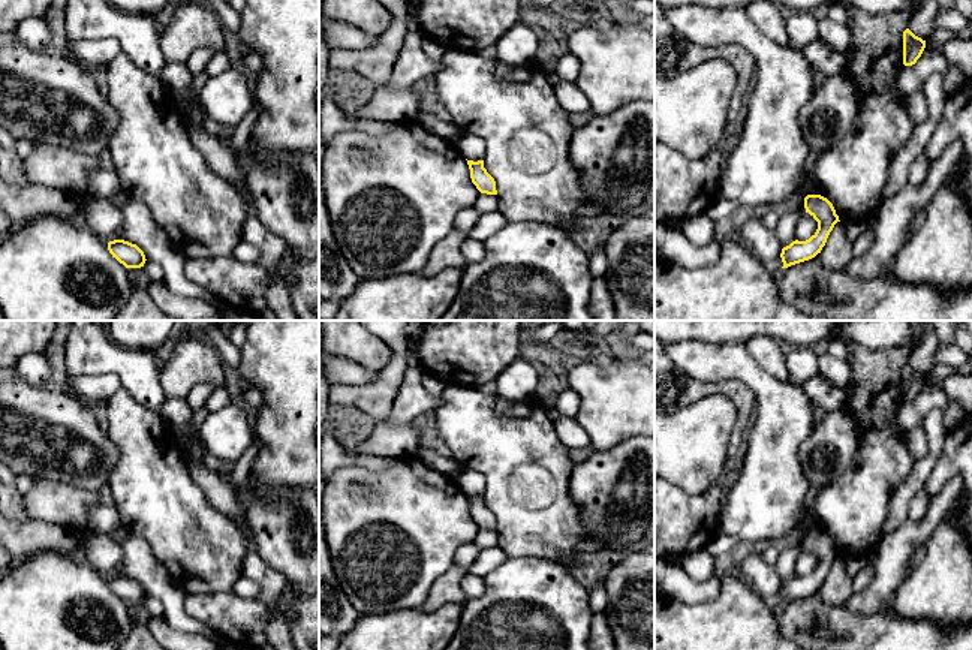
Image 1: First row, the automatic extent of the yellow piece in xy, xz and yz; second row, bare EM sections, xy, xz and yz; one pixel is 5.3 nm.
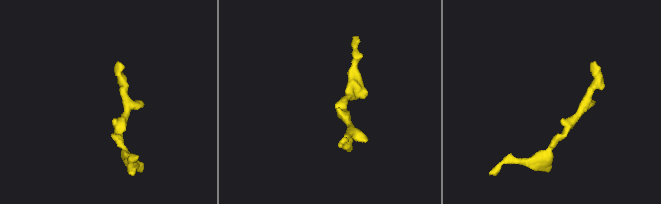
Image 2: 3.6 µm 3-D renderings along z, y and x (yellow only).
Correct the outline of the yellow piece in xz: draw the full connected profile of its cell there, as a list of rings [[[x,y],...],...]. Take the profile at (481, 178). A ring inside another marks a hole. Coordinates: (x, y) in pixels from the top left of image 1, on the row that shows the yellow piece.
[[[467,160],[472,183],[481,193],[497,195],[496,181],[484,168],[484,160]]]

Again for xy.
[[[124,240],[109,241],[108,250],[112,258],[115,258],[126,268],[141,268],[147,261],[144,252],[136,244]]]

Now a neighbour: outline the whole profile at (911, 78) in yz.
[[[924,48],[921,57],[912,66],[903,66],[897,75],[896,84],[900,93],[908,97],[923,88],[923,84],[932,73],[944,73],[948,63],[942,51]]]

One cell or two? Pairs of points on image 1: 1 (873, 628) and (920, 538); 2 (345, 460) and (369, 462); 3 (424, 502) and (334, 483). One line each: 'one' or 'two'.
1: two
2: one
3: one

